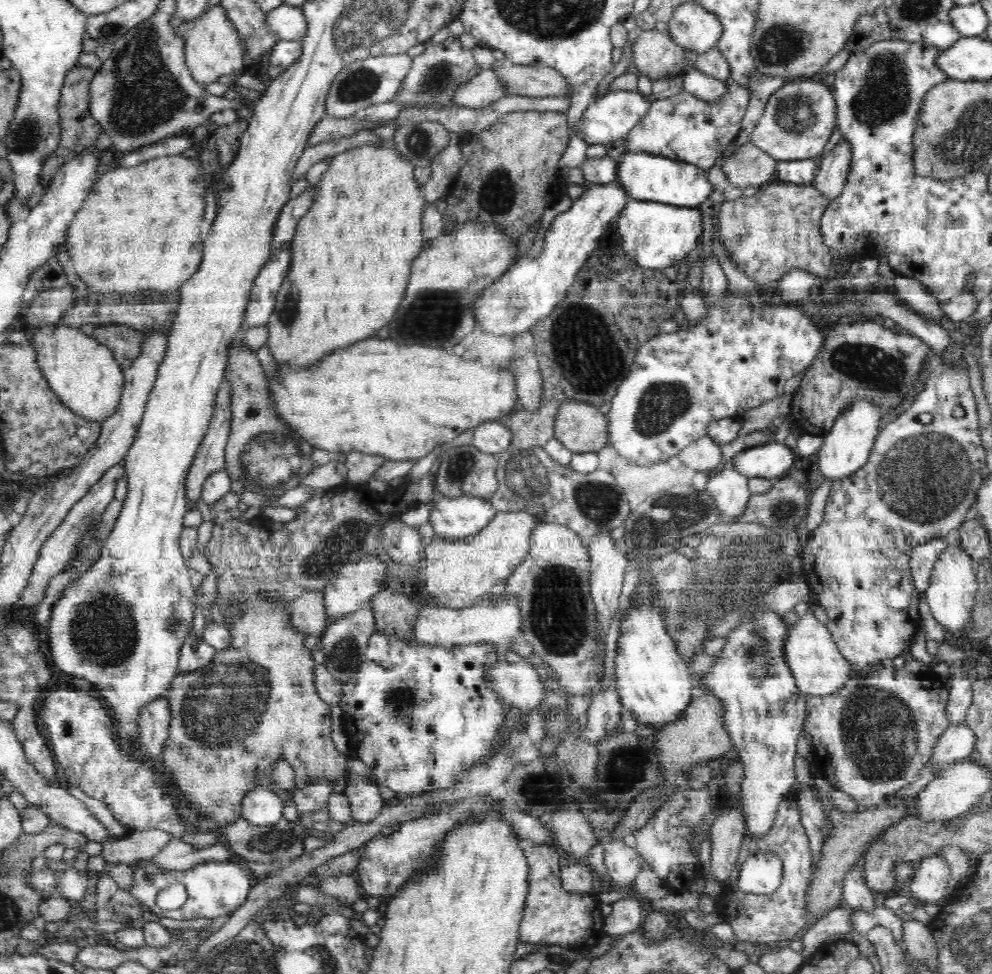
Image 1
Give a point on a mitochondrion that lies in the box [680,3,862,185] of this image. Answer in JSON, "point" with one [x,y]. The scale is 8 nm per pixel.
{"point":[783,43]}

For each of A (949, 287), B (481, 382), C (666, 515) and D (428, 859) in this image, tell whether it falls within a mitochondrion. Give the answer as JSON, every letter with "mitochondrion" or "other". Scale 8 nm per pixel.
{"A":"other","B":"other","C":"mitochondrion","D":"mitochondrion"}

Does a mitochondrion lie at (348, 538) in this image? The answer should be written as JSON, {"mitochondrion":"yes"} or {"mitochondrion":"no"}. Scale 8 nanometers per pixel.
{"mitochondrion":"yes"}

